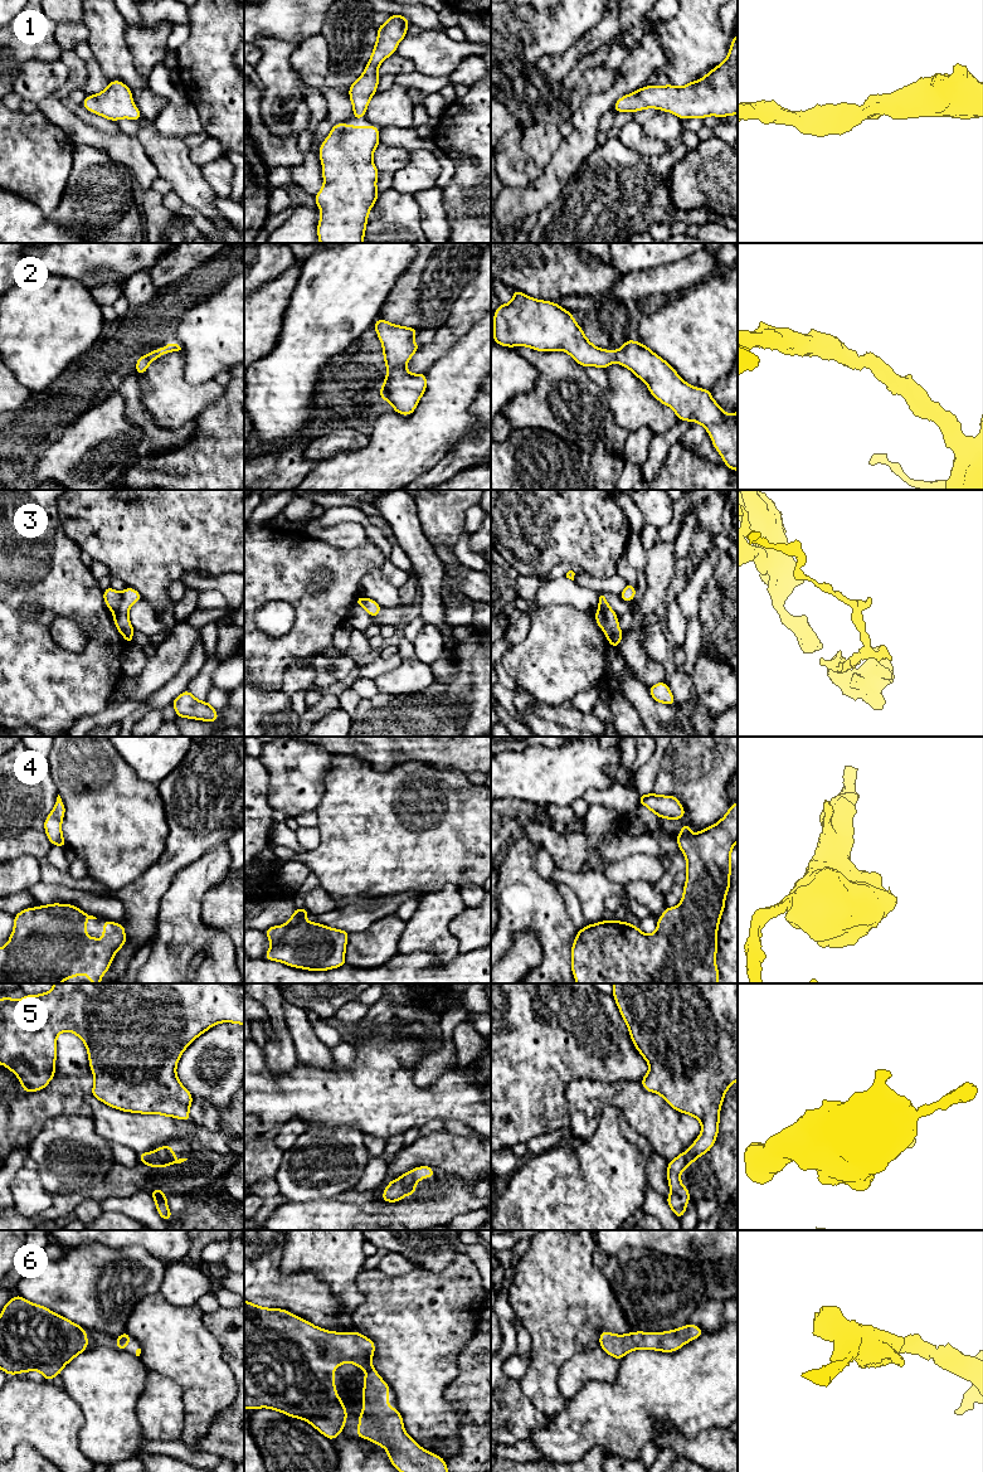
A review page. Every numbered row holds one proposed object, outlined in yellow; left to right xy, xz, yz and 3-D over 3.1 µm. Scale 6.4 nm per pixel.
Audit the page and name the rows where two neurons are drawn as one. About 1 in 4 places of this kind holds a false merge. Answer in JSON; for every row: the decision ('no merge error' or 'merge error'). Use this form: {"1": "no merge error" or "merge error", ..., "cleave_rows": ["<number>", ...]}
{"1": "no merge error", "2": "no merge error", "3": "merge error", "4": "no merge error", "5": "no merge error", "6": "no merge error", "cleave_rows": ["3"]}

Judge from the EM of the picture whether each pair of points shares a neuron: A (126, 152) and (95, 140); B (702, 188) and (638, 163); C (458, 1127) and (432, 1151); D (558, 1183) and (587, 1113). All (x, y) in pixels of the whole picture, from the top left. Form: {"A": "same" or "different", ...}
{"A": "same", "B": "different", "C": "different", "D": "different"}

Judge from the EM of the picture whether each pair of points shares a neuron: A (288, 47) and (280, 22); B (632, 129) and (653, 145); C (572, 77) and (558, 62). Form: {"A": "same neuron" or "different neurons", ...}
{"A": "different neurons", "B": "same neuron", "C": "different neurons"}

